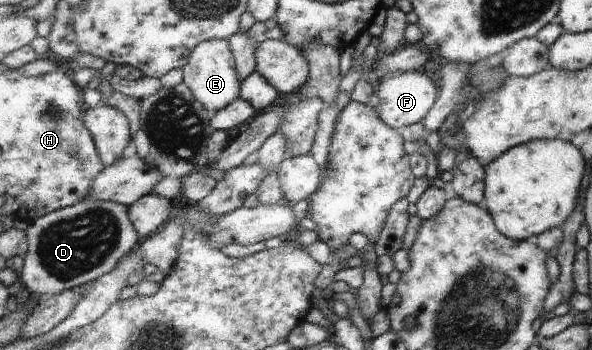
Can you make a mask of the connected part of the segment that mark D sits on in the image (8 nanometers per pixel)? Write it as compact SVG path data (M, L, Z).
M86 198L72 206L53 211L28 224L25 230L29 239L28 253L20 270L20 283L35 295L53 296L66 289L91 283L96 278L114 271L120 260L134 251L142 238L130 221L129 206L112 200L90 200Z

